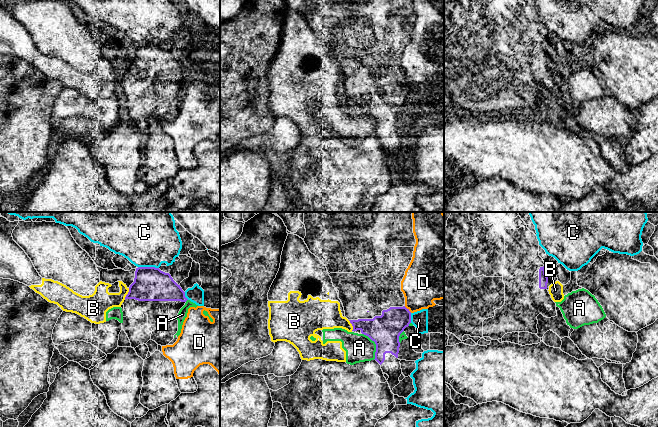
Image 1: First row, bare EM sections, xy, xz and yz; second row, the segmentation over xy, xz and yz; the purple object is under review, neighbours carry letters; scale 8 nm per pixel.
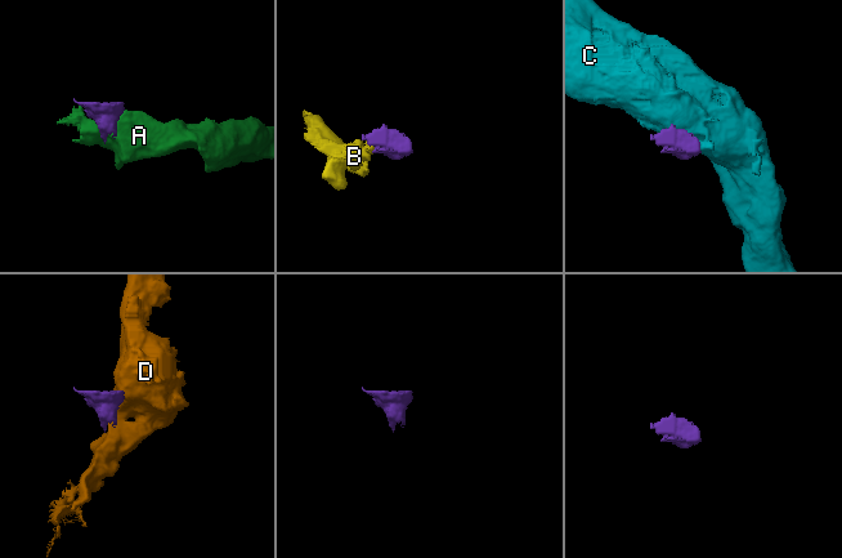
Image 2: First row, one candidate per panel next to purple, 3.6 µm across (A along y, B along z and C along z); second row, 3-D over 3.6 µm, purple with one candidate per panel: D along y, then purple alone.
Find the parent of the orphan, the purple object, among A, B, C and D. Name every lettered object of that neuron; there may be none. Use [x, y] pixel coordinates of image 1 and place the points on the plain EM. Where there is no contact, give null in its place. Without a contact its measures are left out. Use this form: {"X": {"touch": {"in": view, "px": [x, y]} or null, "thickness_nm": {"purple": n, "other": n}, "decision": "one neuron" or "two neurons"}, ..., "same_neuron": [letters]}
{"A": {"touch": {"in": "xz", "px": [376, 121]}, "thickness_nm": {"purple": 240, "other": 220}, "decision": "two neurons"}, "B": {"touch": {"in": "xy", "px": [127, 70]}, "thickness_nm": {"purple": 280, "other": 180}, "decision": "two neurons"}, "C": {"touch": {"in": "xy", "px": [148, 43]}, "thickness_nm": {"purple": 280, "other": 360}, "decision": "two neurons"}, "D": {"touch": {"in": "xz", "px": [408, 85]}, "thickness_nm": {"purple": 240, "other": 320}, "decision": "two neurons"}, "same_neuron": []}

